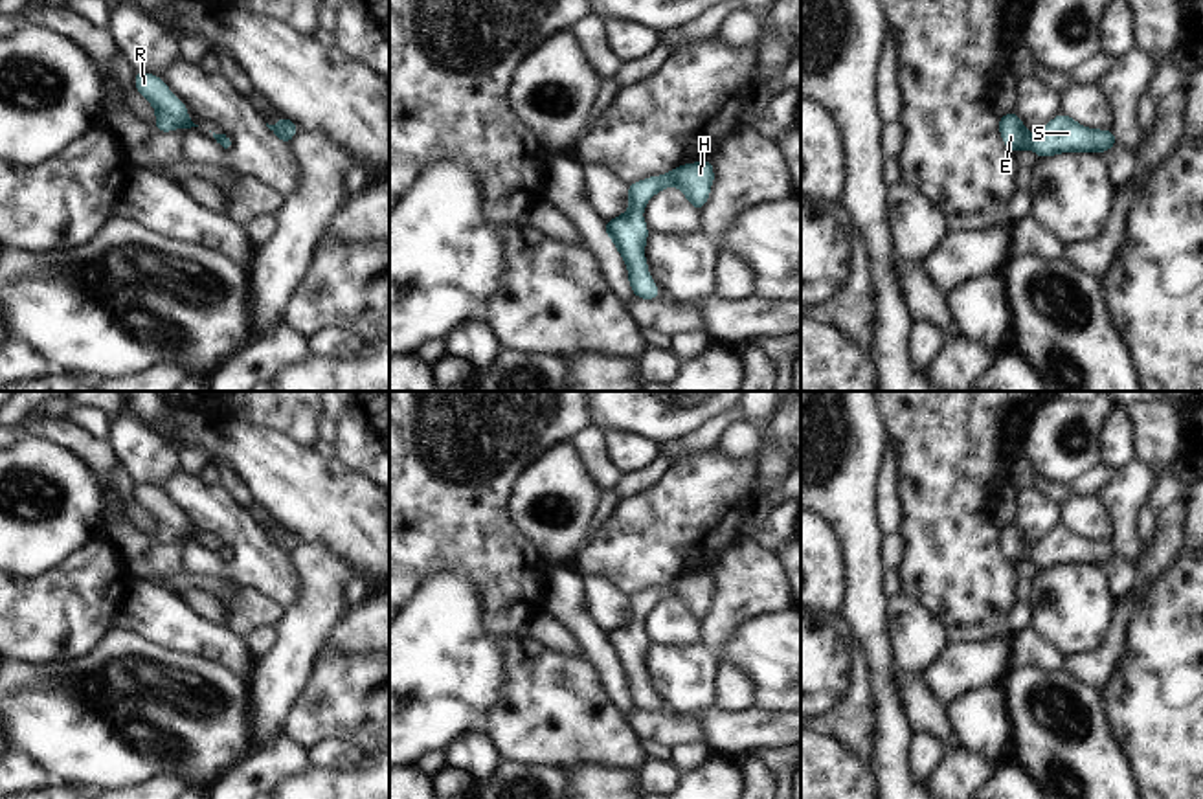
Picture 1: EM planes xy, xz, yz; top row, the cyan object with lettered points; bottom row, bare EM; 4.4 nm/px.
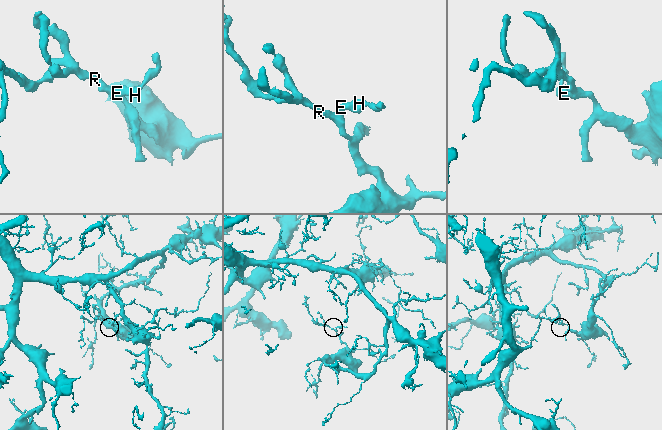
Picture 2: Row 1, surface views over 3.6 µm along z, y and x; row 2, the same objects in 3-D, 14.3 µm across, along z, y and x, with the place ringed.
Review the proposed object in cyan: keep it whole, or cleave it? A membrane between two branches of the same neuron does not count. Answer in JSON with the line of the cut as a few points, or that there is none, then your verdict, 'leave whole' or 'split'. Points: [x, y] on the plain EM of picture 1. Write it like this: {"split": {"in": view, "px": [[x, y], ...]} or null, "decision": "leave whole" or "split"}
{"split": null, "decision": "leave whole"}

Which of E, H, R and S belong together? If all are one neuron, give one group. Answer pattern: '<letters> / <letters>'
E H R S

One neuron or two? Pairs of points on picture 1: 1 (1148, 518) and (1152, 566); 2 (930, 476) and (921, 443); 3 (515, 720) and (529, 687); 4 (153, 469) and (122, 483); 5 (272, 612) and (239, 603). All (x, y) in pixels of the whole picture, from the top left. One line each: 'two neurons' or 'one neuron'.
1: two neurons
2: one neuron
3: one neuron
4: two neurons
5: one neuron

